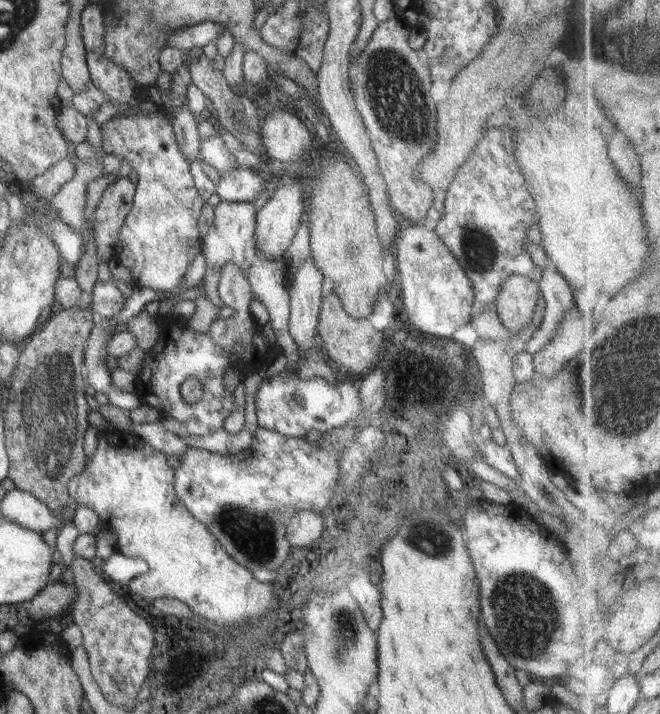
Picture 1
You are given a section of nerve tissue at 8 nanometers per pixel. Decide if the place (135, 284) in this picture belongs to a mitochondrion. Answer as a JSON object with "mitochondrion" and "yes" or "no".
{"mitochondrion":"no"}

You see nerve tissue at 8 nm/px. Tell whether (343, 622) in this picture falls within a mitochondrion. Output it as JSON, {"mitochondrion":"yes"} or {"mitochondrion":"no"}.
{"mitochondrion":"yes"}

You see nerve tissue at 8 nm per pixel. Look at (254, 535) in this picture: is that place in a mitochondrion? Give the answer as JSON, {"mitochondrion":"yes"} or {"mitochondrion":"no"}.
{"mitochondrion":"yes"}

